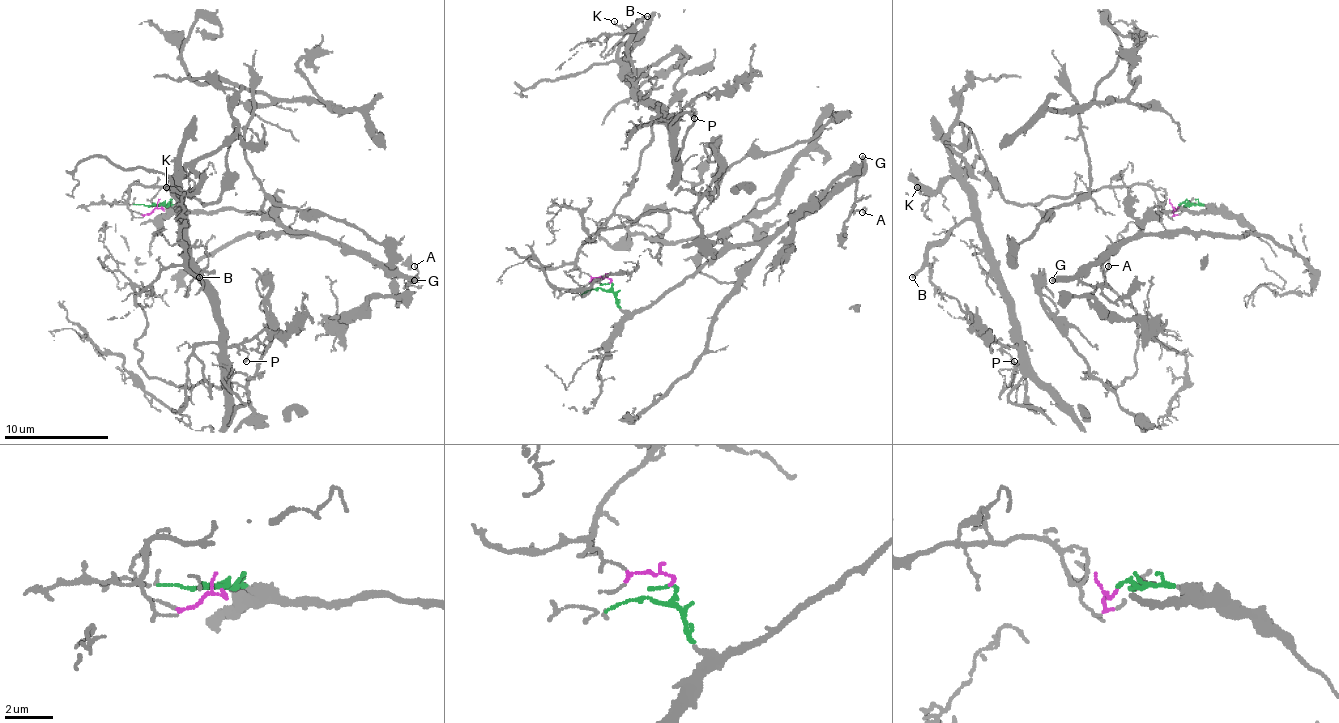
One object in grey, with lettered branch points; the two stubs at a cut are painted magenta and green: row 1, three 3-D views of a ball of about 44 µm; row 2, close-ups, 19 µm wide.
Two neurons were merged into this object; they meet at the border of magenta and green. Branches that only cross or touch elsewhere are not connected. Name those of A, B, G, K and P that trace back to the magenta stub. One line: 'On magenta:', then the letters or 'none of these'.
On magenta: B, K, P

